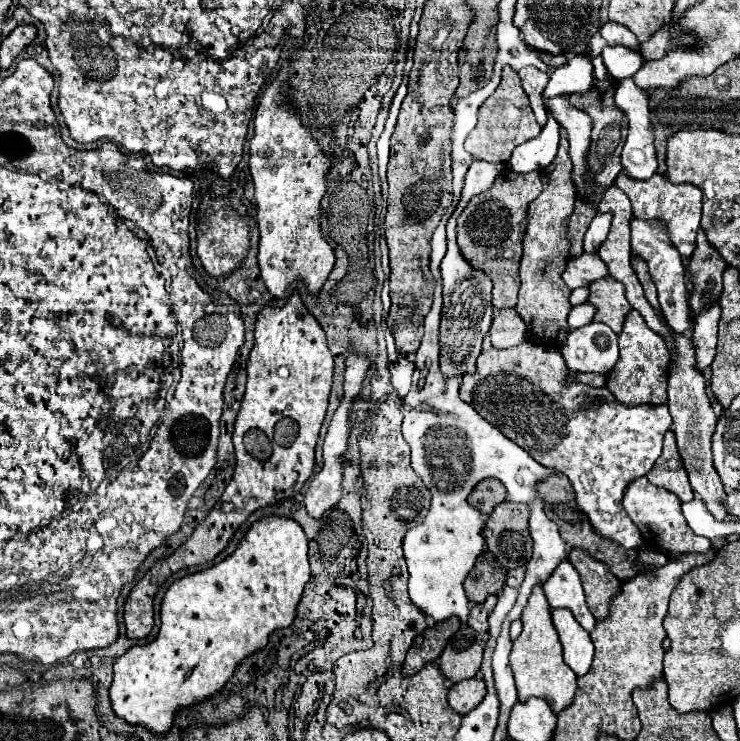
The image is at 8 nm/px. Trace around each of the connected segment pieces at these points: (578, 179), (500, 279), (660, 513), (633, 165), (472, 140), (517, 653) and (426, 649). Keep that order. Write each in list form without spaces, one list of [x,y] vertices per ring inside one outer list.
[[[557,96],[547,100],[547,108],[553,112],[559,126],[563,126],[569,134],[569,154],[573,160],[573,182],[577,186],[577,194],[587,194],[589,184],[583,180],[585,176],[585,154],[589,150],[589,132],[591,118],[573,108],[565,96]]]
[[[511,170],[501,172],[497,178],[499,182],[493,184],[487,192],[481,192],[473,196],[467,204],[467,208],[461,212],[457,218],[457,246],[461,248],[461,254],[473,268],[481,268],[487,276],[493,280],[493,298],[491,304],[501,310],[509,306],[517,306],[517,294],[519,294],[519,258],[521,258],[521,248],[523,248],[523,234],[525,234],[525,224],[527,224],[527,206],[533,198],[537,198],[543,190],[541,184],[541,174],[539,172],[529,172],[529,174],[517,174]]]
[[[645,476],[639,480],[633,480],[633,484],[627,486],[625,496],[623,496],[623,508],[641,530],[645,544],[651,550],[661,550],[671,560],[683,554],[691,554],[691,552],[705,554],[711,548],[709,540],[697,536],[695,532],[689,532],[689,524],[685,524],[685,518],[681,516],[681,500],[675,494],[667,492],[665,488],[653,486]]]
[[[625,78],[617,82],[617,92],[613,98],[617,108],[621,108],[621,112],[625,112],[629,120],[629,134],[621,152],[623,172],[629,174],[629,178],[633,180],[649,180],[657,170],[657,160],[655,160],[655,146],[653,146],[653,128],[651,128],[649,110],[647,110],[647,92],[637,88],[631,78]]]
[[[505,66],[501,74],[501,84],[493,92],[493,96],[489,96],[489,100],[485,100],[485,104],[481,104],[479,108],[477,128],[473,128],[473,132],[467,136],[465,150],[479,160],[507,162],[511,158],[513,148],[533,140],[539,132],[541,132],[541,126],[537,124],[535,114],[529,106],[529,98],[521,86],[519,74],[511,66]]]
[[[543,584],[533,586],[529,602],[521,614],[521,622],[523,622],[523,632],[513,642],[513,650],[511,650],[511,668],[513,668],[519,700],[523,702],[531,696],[543,698],[549,702],[553,712],[559,714],[565,706],[571,704],[575,696],[577,674],[573,674],[573,670],[565,664],[561,656],[563,648],[557,638],[557,630],[551,622],[551,608],[549,608],[549,602],[545,600]]]
[[[451,618],[449,622],[439,622],[427,628],[421,636],[413,640],[413,646],[407,652],[407,658],[403,662],[403,676],[413,676],[417,674],[427,662],[435,662],[447,640],[459,630],[459,618]]]

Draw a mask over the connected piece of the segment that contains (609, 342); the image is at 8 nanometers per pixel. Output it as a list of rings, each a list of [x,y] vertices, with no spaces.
[[[585,324],[569,332],[561,356],[571,372],[609,374],[619,360],[617,334],[605,324]]]

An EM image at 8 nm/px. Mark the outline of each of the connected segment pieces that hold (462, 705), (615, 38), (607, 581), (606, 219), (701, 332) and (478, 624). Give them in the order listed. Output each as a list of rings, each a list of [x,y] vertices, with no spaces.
[[[469,678],[469,680],[461,680],[457,684],[453,684],[449,688],[447,694],[447,702],[449,706],[457,712],[457,714],[467,714],[469,710],[473,710],[485,696],[485,682],[479,678]]]
[[[605,22],[601,24],[599,28],[599,34],[607,40],[609,46],[627,46],[627,48],[633,48],[635,52],[639,52],[639,42],[637,42],[637,36],[633,36],[633,32],[621,24],[615,24],[615,22]]]
[[[581,548],[569,552],[569,562],[577,568],[583,580],[583,590],[591,614],[597,620],[605,620],[609,616],[609,600],[621,592],[621,582],[609,572],[607,564],[597,562]]]
[[[599,212],[591,220],[585,238],[583,238],[583,248],[587,253],[596,253],[602,242],[606,239],[608,231],[611,228],[611,216],[609,212]]]
[[[715,302],[711,308],[703,310],[697,314],[693,326],[695,326],[695,336],[693,336],[693,348],[697,356],[697,370],[705,370],[713,358],[715,358],[715,344],[717,344],[717,322],[721,316],[721,308]]]
[[[487,596],[483,604],[475,604],[469,612],[469,626],[477,632],[487,632],[487,616],[491,614],[493,606],[497,602],[497,596]]]

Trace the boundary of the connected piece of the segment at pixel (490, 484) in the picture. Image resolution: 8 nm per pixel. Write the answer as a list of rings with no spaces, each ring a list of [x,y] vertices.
[[[487,478],[487,480],[481,480],[473,488],[473,492],[469,494],[469,504],[489,516],[493,512],[493,508],[497,504],[501,504],[505,498],[507,498],[505,486],[495,478]]]

